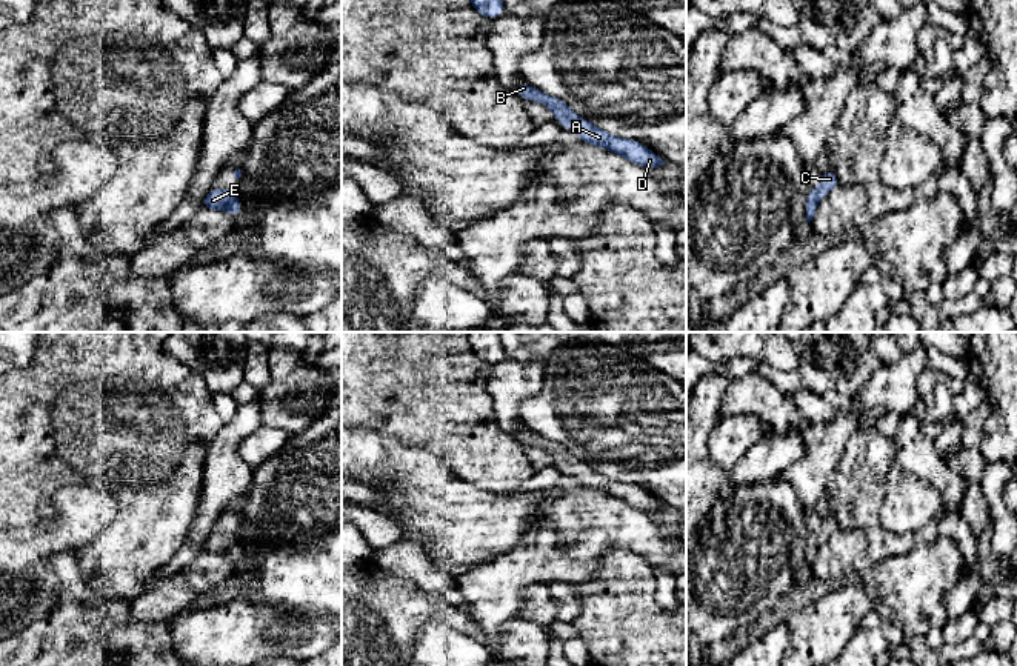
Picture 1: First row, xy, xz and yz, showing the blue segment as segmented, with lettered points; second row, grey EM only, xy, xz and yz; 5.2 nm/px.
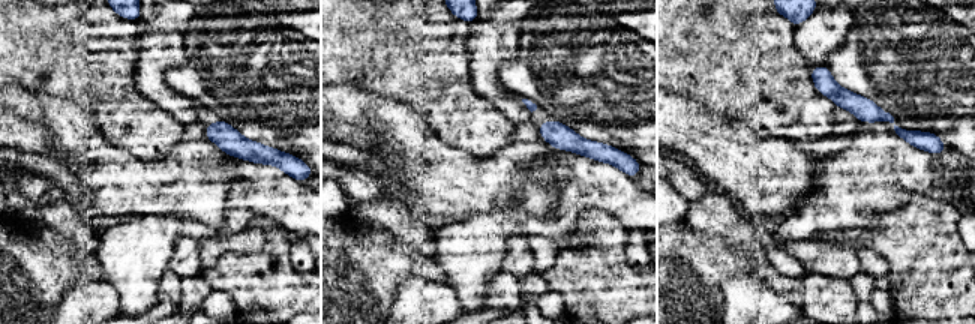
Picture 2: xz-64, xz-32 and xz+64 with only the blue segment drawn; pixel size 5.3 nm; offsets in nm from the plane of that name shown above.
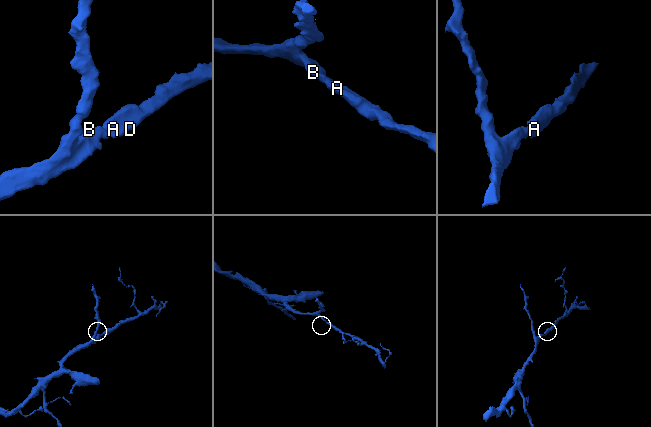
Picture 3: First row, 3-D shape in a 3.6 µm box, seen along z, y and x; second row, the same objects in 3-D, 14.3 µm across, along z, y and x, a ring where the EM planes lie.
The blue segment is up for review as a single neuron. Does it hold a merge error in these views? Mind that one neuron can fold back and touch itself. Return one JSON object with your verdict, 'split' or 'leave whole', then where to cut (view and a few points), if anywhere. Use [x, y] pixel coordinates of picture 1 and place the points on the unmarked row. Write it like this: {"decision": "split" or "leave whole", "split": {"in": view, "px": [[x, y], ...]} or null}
{"decision": "leave whole", "split": null}

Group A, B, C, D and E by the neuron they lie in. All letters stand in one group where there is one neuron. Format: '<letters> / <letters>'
A B C D E

